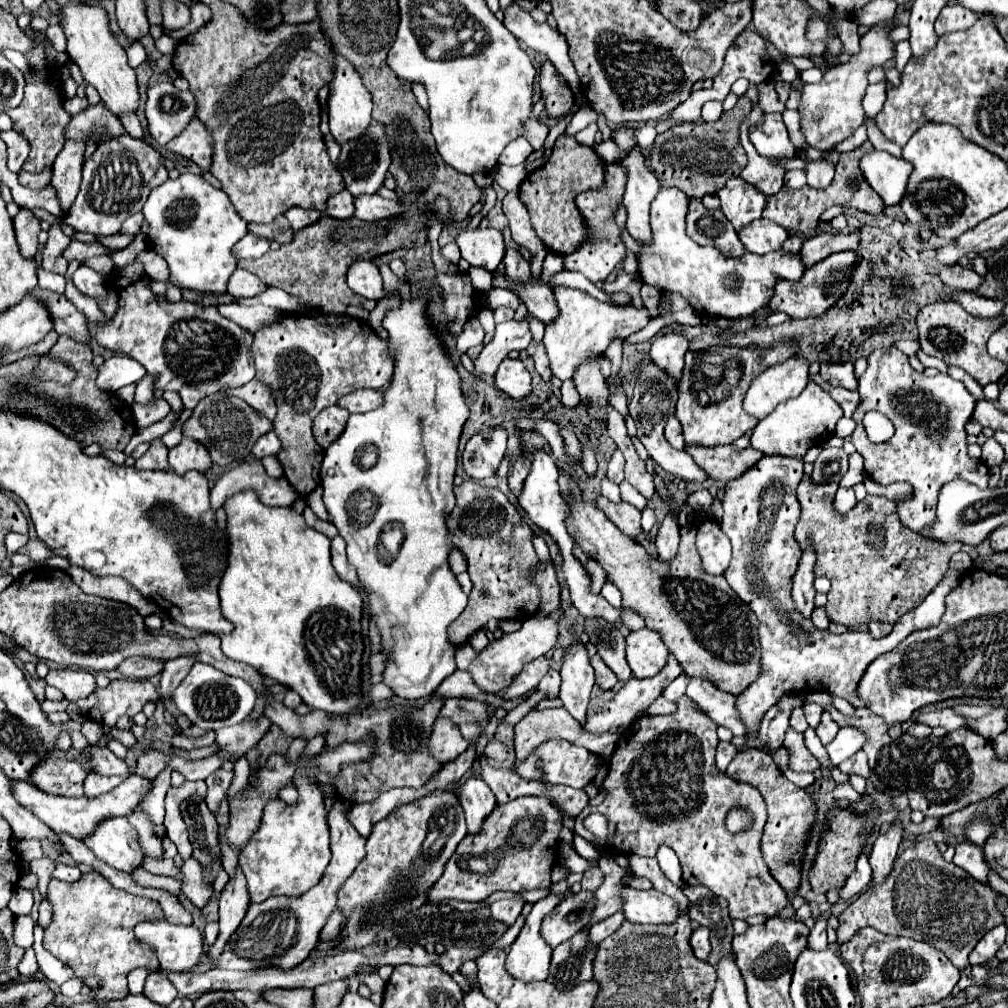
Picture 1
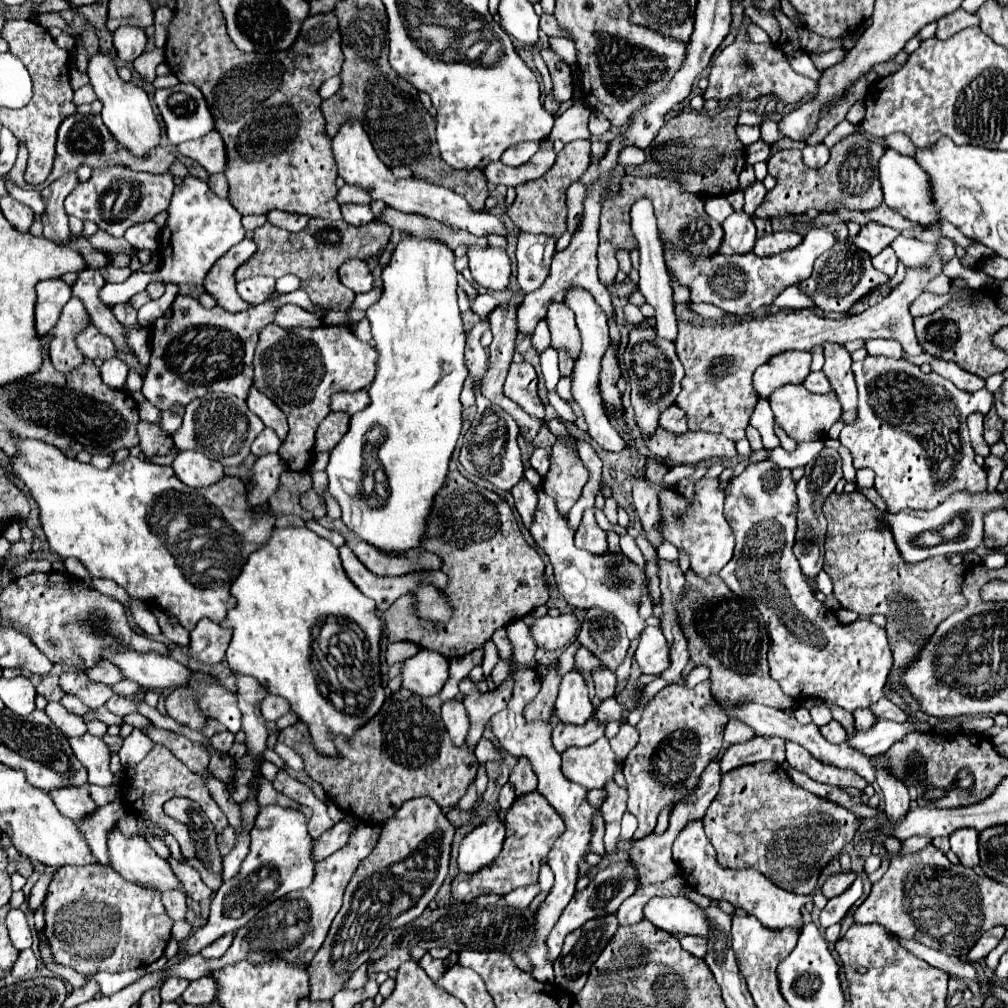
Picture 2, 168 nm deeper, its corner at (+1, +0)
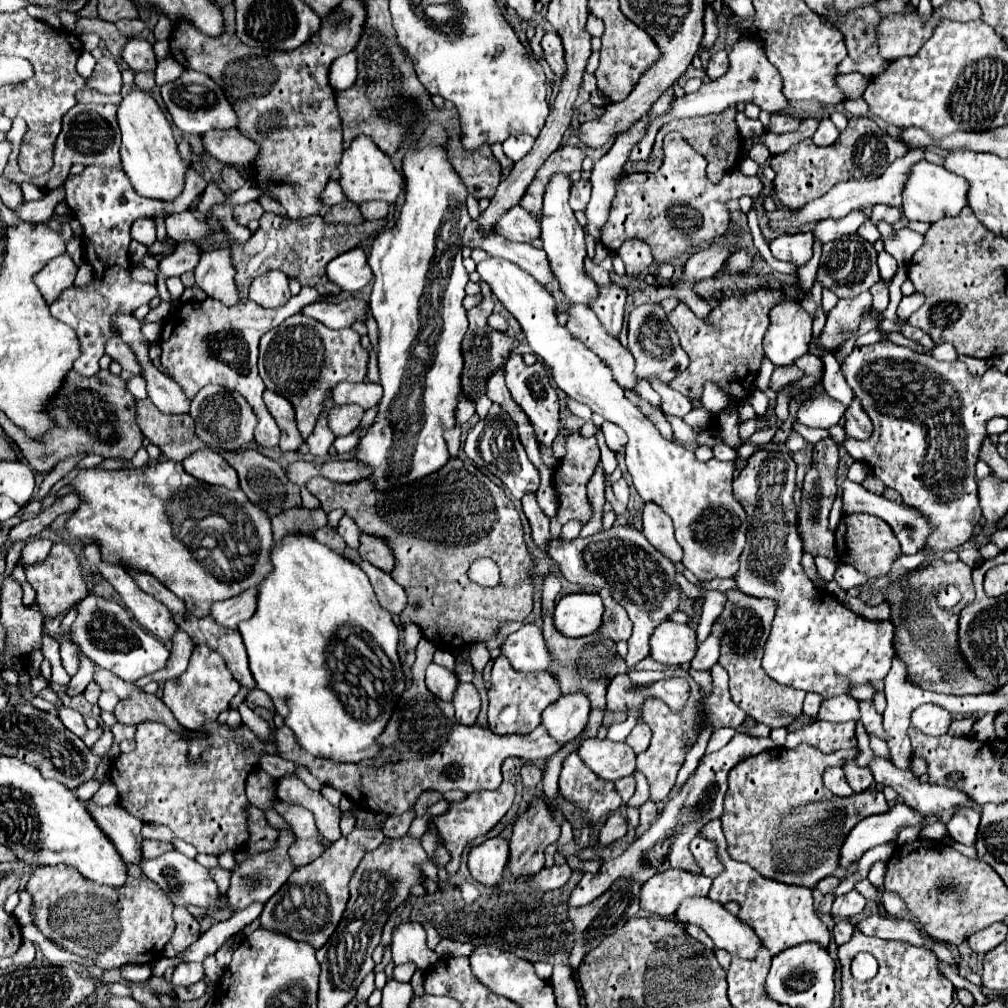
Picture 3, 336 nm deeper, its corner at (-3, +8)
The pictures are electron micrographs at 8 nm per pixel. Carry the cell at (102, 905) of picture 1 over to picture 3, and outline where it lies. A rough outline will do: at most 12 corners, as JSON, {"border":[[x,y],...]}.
{"border":[[40,866],[40,932],[102,970],[156,962],[174,904],[146,876]]}

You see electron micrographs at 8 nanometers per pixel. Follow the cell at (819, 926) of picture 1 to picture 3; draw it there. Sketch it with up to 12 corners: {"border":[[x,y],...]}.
{"border":[[856,890],[836,896],[834,918],[852,918],[862,912],[864,896]]}

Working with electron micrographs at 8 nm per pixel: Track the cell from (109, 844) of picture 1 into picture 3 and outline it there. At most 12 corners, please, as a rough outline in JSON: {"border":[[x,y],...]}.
{"border":[[176,850],[138,866],[178,906],[220,906],[208,868]]}

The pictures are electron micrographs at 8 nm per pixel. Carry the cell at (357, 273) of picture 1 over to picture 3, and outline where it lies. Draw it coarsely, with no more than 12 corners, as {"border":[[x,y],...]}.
{"border":[[362,248],[334,258],[328,278],[342,290],[358,292],[372,280]]}

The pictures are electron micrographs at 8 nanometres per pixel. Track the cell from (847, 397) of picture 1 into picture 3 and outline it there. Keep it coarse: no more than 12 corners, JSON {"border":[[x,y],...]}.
{"border":[[806,354],[796,366],[814,378],[822,378],[824,364],[818,356]]}

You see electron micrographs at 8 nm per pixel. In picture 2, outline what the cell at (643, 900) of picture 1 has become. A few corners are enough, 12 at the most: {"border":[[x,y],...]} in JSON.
{"border":[[652,898],[644,918],[670,934],[710,936],[690,898]]}

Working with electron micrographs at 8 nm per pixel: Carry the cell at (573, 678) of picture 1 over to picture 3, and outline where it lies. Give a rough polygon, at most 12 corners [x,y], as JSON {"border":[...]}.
{"border":[[584,692],[560,696],[542,724],[566,744],[586,728]]}

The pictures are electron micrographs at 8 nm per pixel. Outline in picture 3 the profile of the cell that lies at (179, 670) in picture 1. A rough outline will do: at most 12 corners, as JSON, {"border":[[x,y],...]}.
{"border":[[254,590],[214,602],[210,616],[232,630],[254,614]]}

